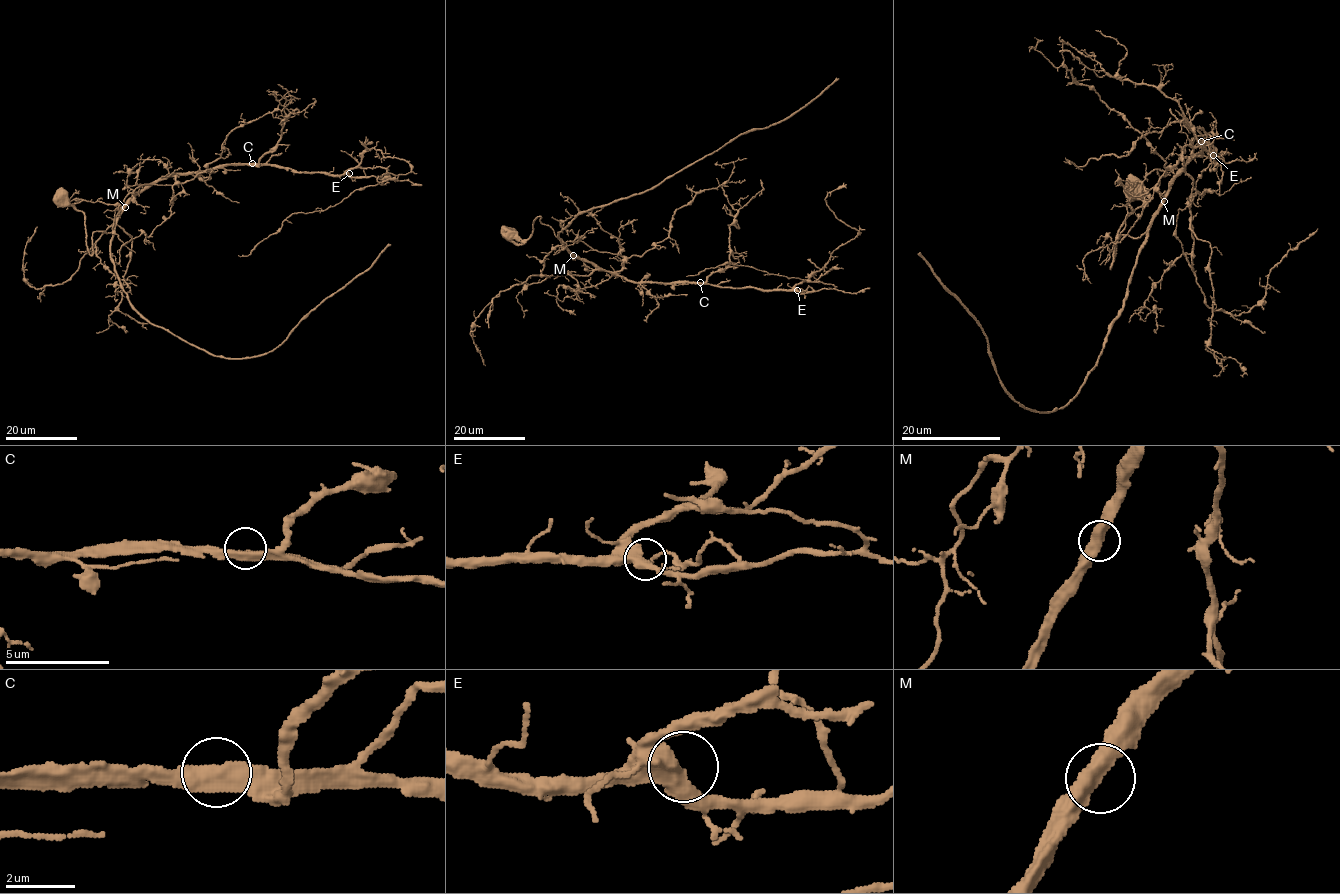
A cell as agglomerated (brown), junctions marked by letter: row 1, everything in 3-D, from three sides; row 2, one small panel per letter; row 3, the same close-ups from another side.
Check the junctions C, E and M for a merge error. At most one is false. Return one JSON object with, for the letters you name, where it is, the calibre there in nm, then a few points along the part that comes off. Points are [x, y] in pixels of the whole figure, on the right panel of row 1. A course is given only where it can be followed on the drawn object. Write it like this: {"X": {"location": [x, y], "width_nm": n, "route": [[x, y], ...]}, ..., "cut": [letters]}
{"cut": []}

